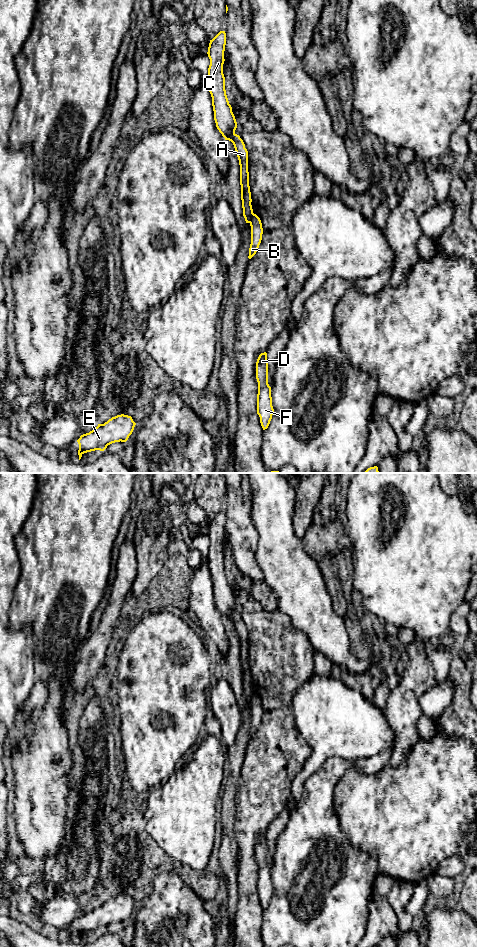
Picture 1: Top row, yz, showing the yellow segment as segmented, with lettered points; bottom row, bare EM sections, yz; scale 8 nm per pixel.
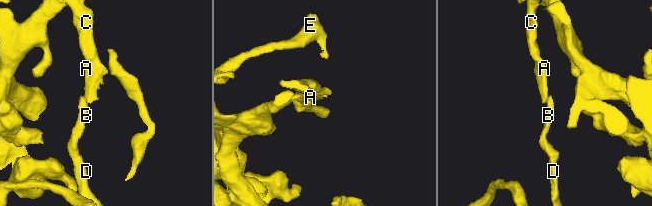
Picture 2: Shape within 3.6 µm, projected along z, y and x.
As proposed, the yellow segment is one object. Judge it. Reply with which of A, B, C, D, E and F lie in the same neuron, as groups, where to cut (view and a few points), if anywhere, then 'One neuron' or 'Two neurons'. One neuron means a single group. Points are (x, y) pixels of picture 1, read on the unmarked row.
Groups: A C / B D E F. Split along yz (253, 693), (249, 702). Two neurons

